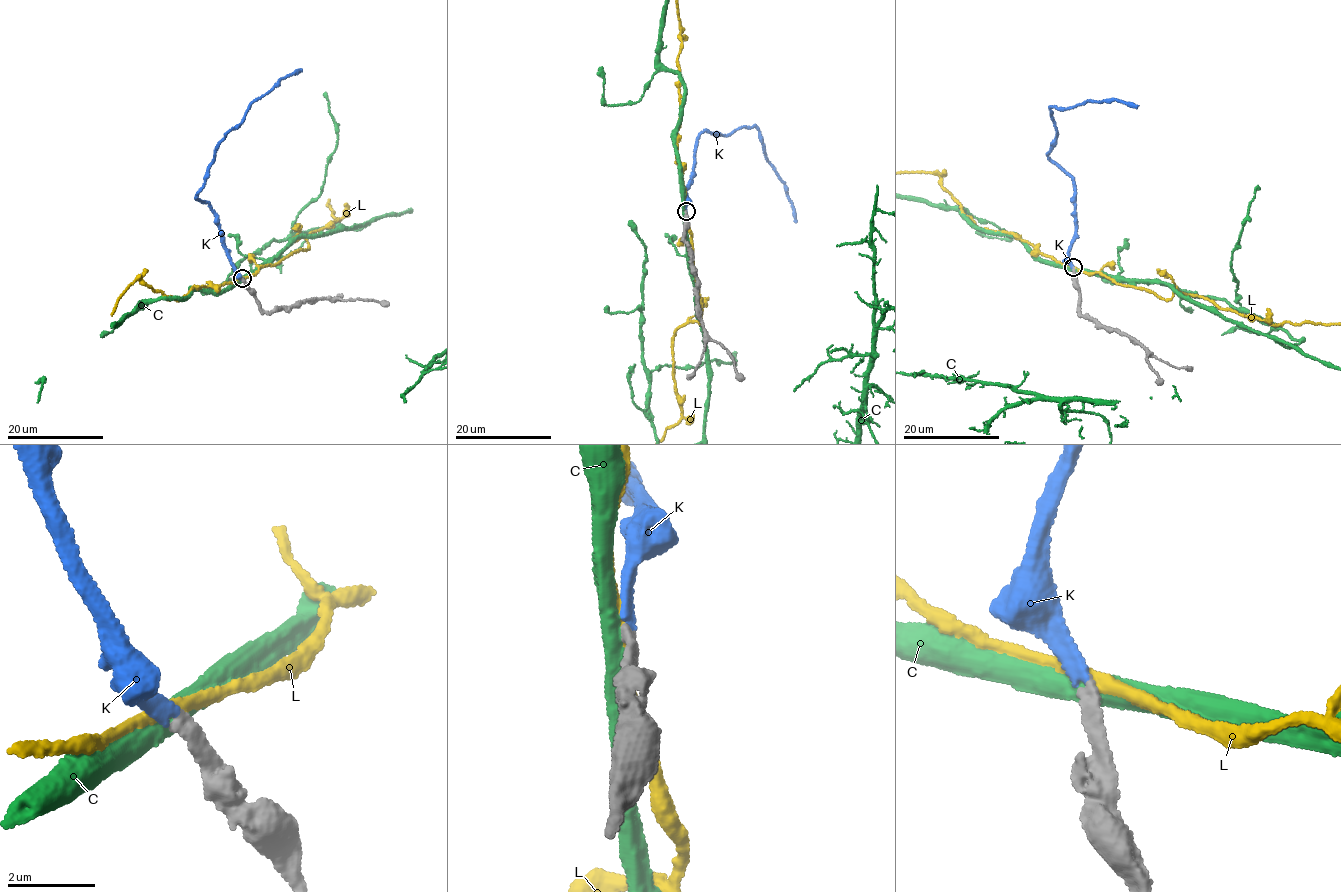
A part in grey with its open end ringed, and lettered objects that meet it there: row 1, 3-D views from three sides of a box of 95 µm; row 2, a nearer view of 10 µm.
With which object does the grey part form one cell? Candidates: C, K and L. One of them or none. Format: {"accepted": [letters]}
{"accepted": ["K"]}

